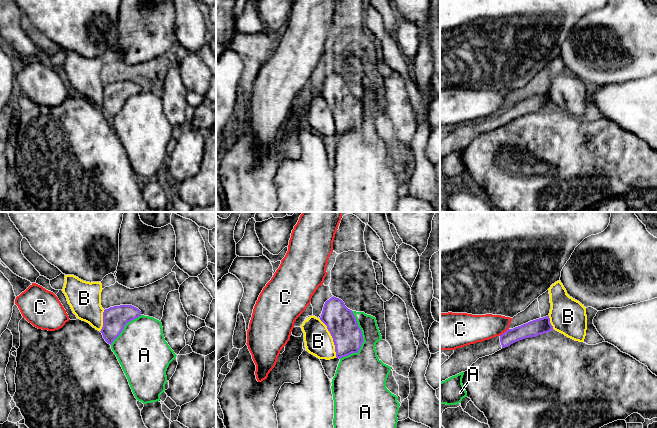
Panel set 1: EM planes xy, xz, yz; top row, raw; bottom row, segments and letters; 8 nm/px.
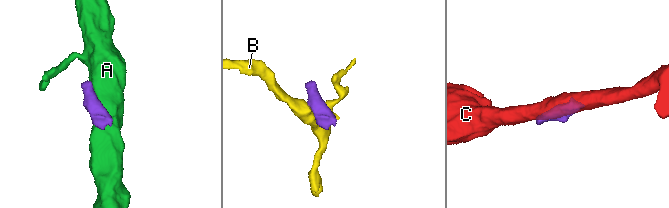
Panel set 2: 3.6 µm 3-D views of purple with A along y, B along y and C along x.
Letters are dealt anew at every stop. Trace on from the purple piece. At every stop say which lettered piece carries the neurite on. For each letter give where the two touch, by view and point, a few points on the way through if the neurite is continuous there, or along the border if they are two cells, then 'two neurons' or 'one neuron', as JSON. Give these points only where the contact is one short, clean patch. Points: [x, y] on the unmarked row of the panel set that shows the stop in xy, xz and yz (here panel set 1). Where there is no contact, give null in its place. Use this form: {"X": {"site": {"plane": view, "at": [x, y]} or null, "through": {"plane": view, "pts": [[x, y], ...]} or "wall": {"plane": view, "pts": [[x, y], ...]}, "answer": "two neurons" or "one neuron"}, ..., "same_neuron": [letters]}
{"A": {"site": {"plane": "xz", "at": [363, 116]}, "answer": "two neurons"}, "B": {"site": {"plane": "xz", "at": [332, 113]}, "wall": {"plane": "xz", "pts": [[319, 95], [326, 102], [332, 114], [336, 132]]}, "answer": "two neurons"}, "C": {"site": {"plane": "yz", "at": [504, 108]}, "wall": {"plane": "yz", "pts": [[508, 104], [499, 111]]}, "answer": "two neurons"}, "same_neuron": []}

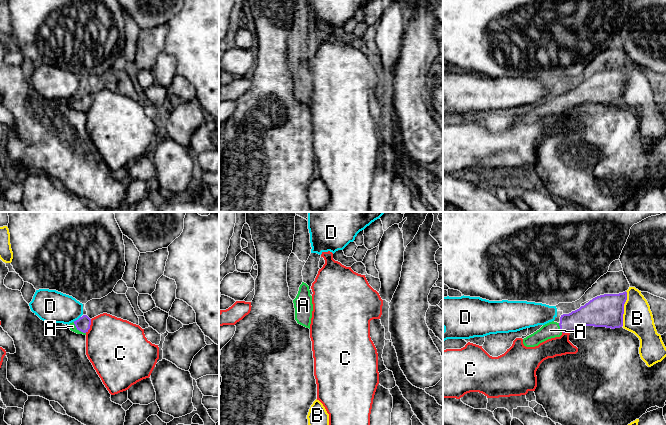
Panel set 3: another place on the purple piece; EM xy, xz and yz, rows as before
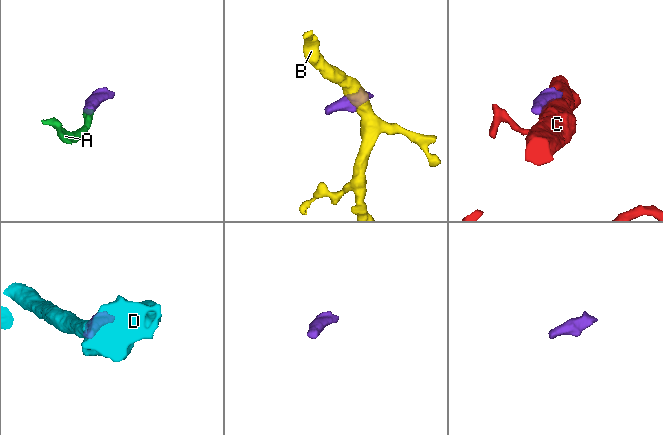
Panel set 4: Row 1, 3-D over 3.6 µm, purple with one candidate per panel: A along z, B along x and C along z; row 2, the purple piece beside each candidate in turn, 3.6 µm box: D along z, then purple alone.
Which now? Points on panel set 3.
{"A": {"site": {"plane": "xy", "at": [78, 105]}, "through": {"plane": "xy", "pts": [[83, 99], [78, 105], [72, 102]]}, "answer": "one neuron"}, "B": {"site": {"plane": "yz", "at": [623, 84]}, "wall": {"plane": "yz", "pts": [[626, 67], [622, 101]]}, "answer": "two neurons"}, "C": {"site": {"plane": "xy", "at": [89, 102]}, "answer": "two neurons"}, "D": {"site": {"plane": "xy", "at": [76, 96]}, "wall": {"plane": "xy", "pts": [[80, 92], [73, 97]]}, "answer": "two neurons"}, "same_neuron": ["A"]}

